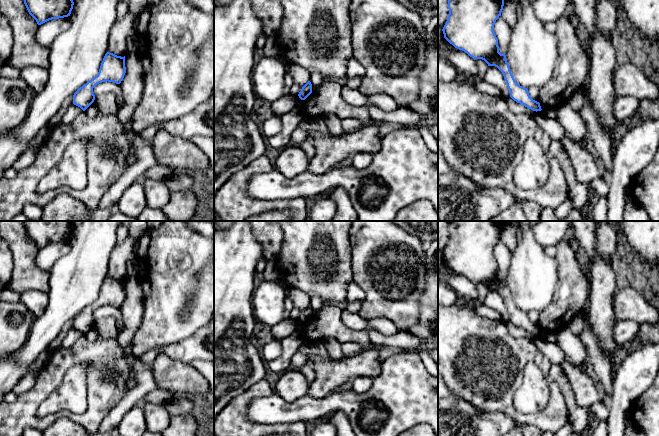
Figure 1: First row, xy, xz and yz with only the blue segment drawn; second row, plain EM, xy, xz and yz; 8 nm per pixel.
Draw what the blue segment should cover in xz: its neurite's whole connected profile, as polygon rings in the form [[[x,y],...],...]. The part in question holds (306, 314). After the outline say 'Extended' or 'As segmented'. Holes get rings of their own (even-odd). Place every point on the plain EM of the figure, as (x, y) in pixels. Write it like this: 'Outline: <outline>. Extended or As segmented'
Outline: [[[308,305],[299,316],[298,320],[301,324],[305,324],[312,317],[312,308]]]. As segmented

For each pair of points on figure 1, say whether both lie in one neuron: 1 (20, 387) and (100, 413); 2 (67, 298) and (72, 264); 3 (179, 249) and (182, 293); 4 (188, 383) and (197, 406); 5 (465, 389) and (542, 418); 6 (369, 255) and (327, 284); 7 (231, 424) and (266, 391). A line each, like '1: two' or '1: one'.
1: two
2: one
3: one
4: two
5: one
6: two
7: one

